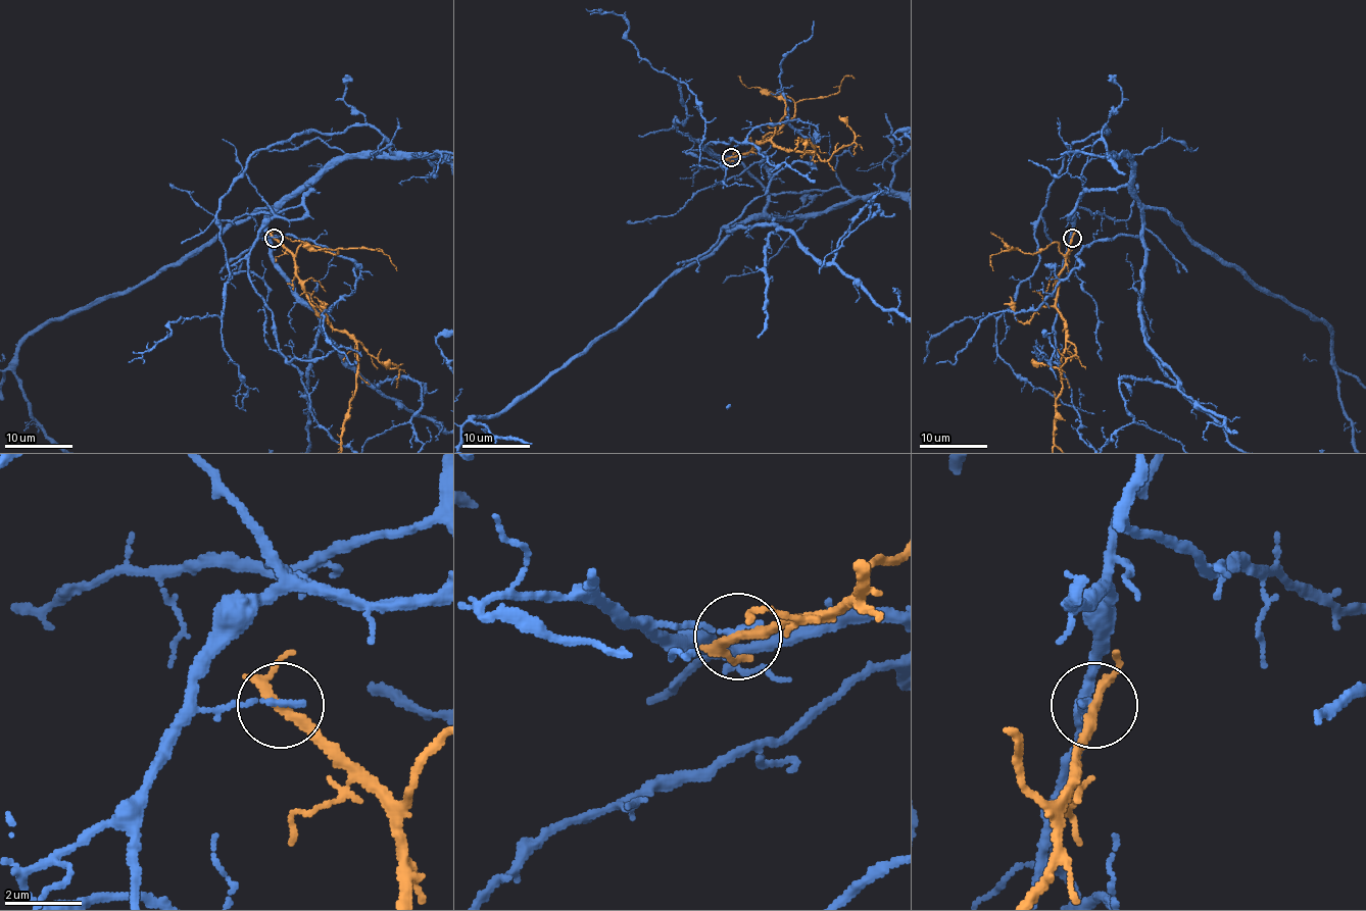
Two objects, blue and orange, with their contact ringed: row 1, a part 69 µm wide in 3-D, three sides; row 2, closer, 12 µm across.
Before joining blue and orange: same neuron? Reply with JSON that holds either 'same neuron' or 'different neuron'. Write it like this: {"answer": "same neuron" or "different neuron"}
{"answer": "different neuron"}

